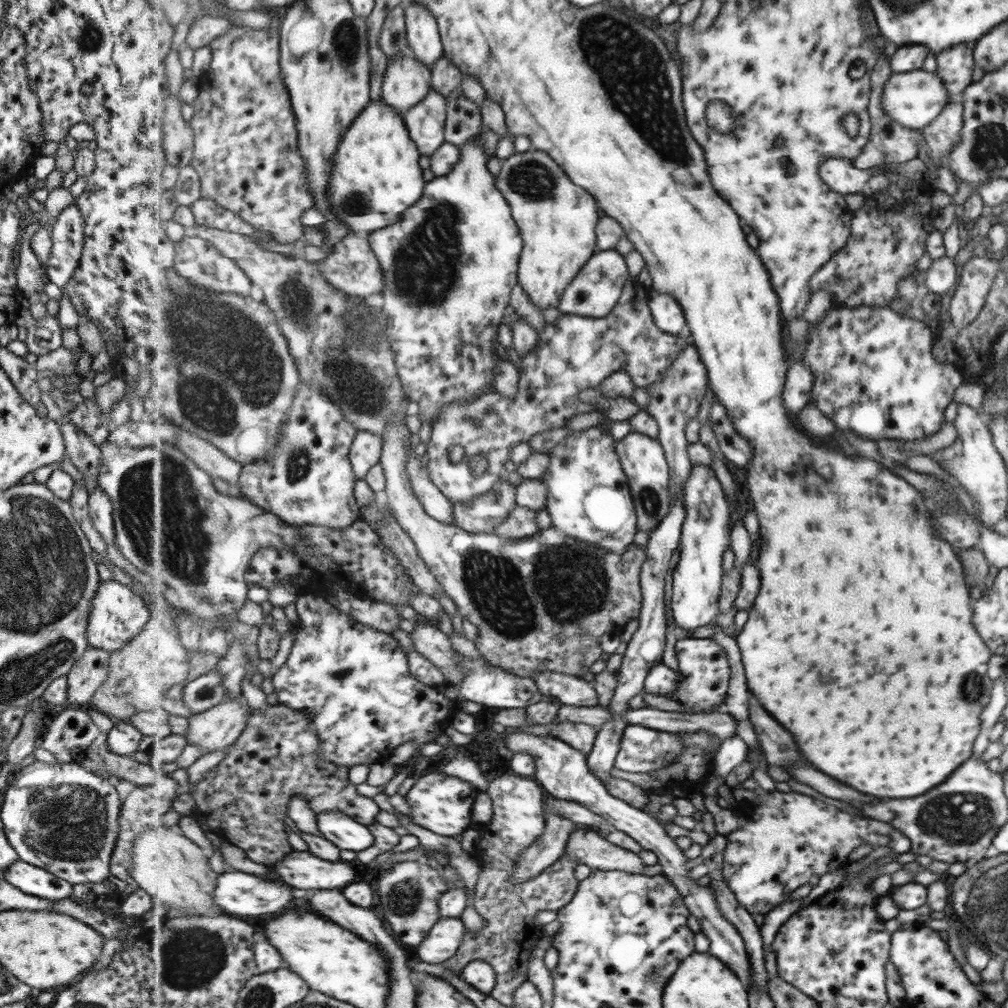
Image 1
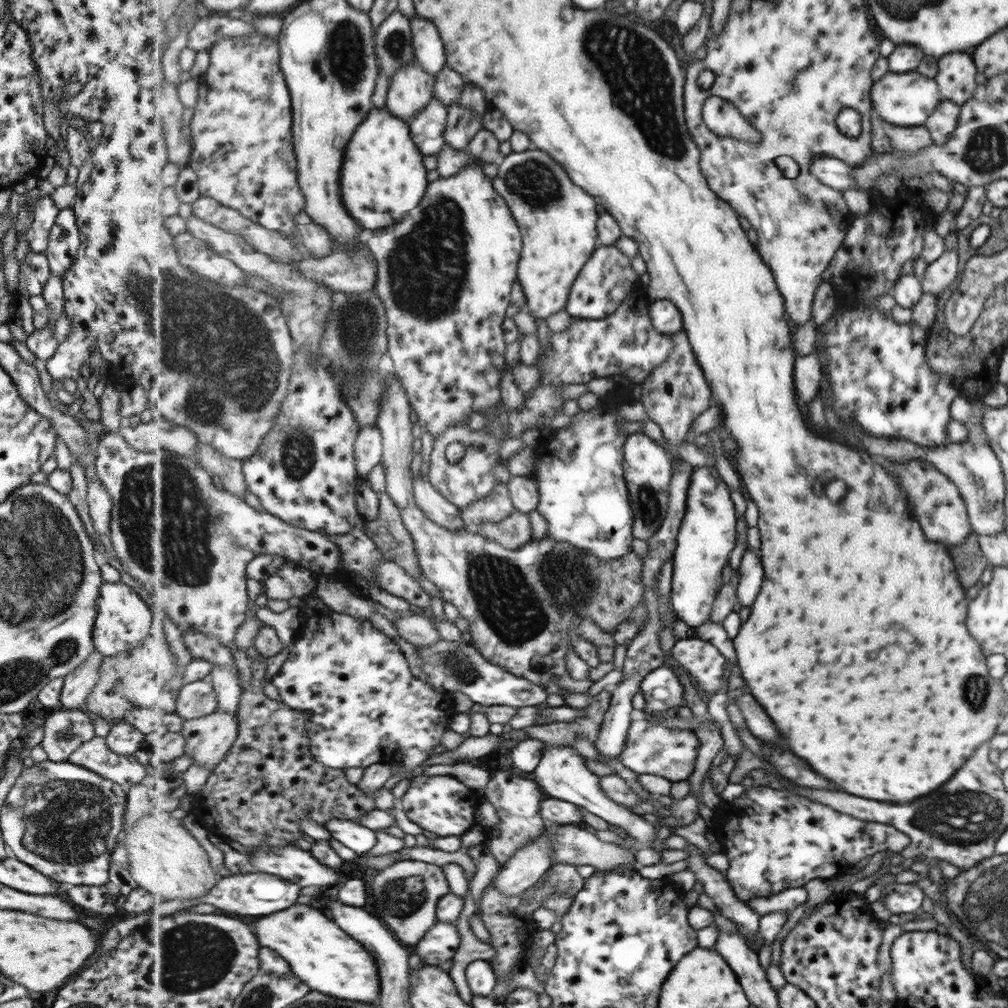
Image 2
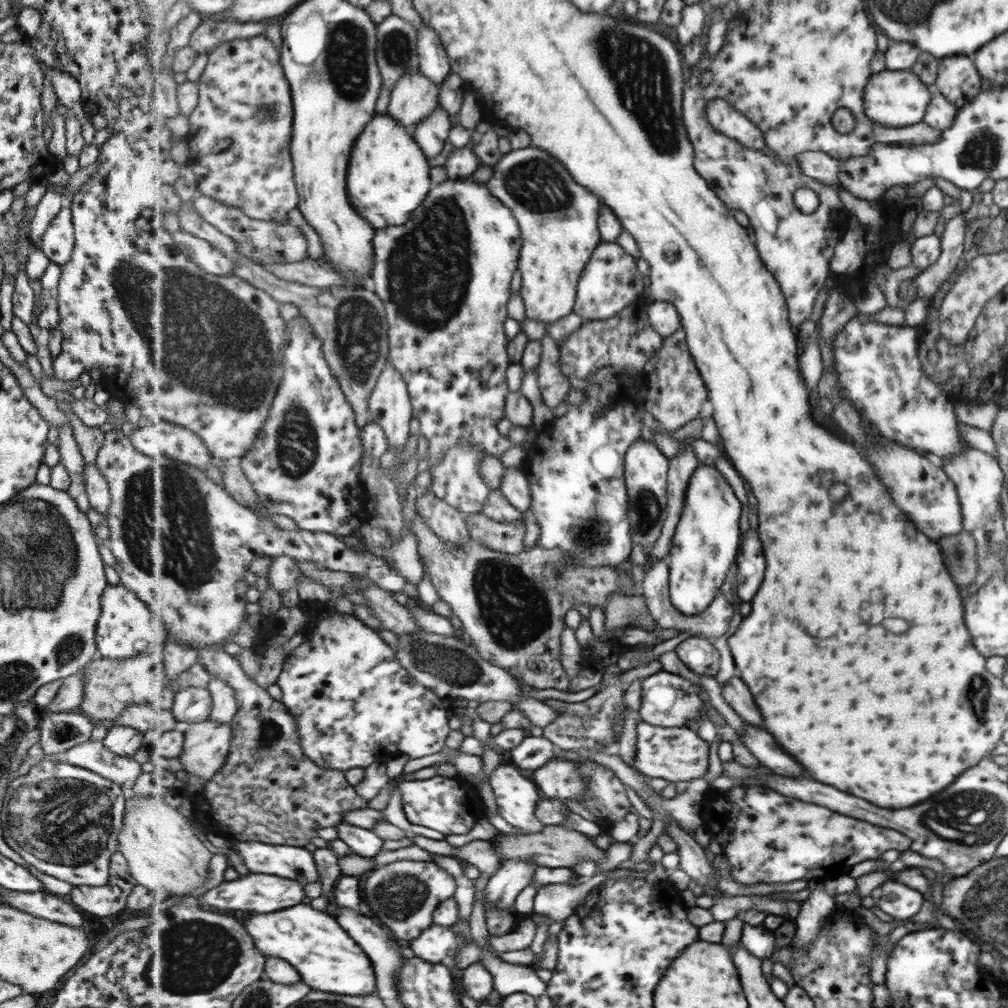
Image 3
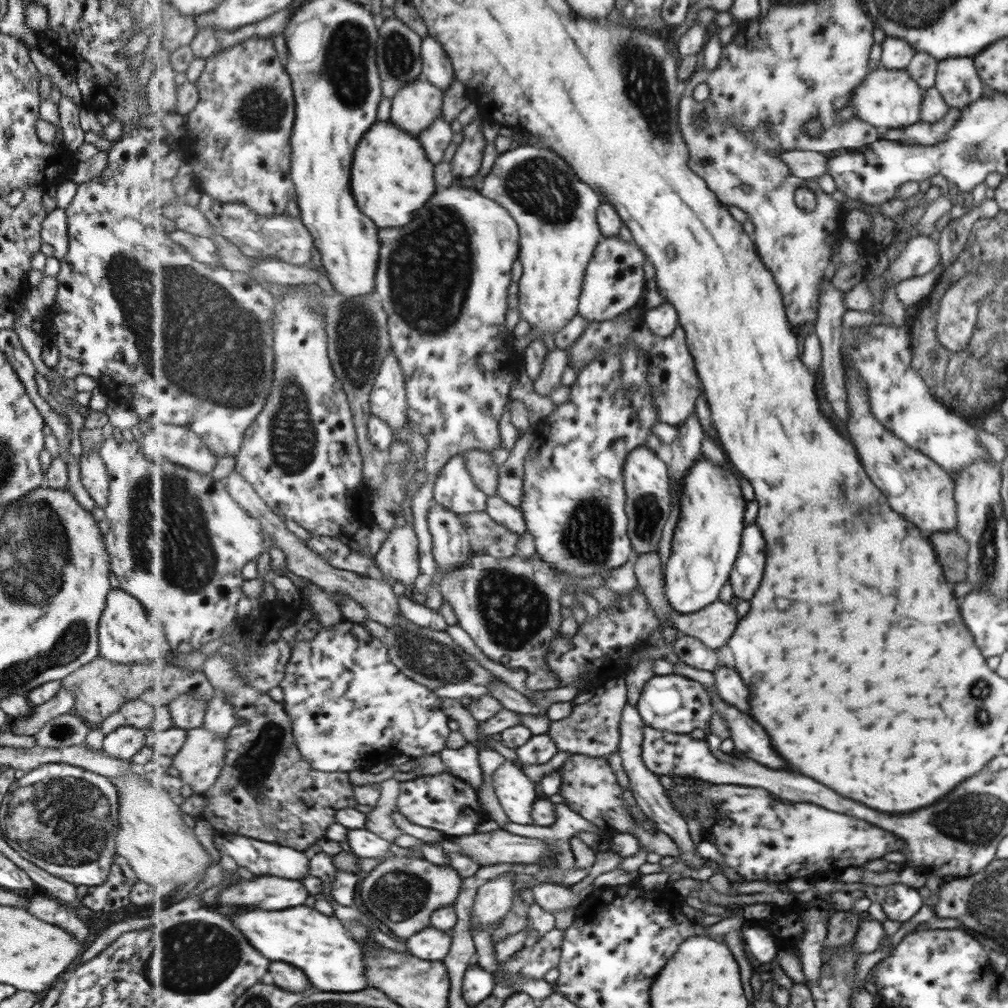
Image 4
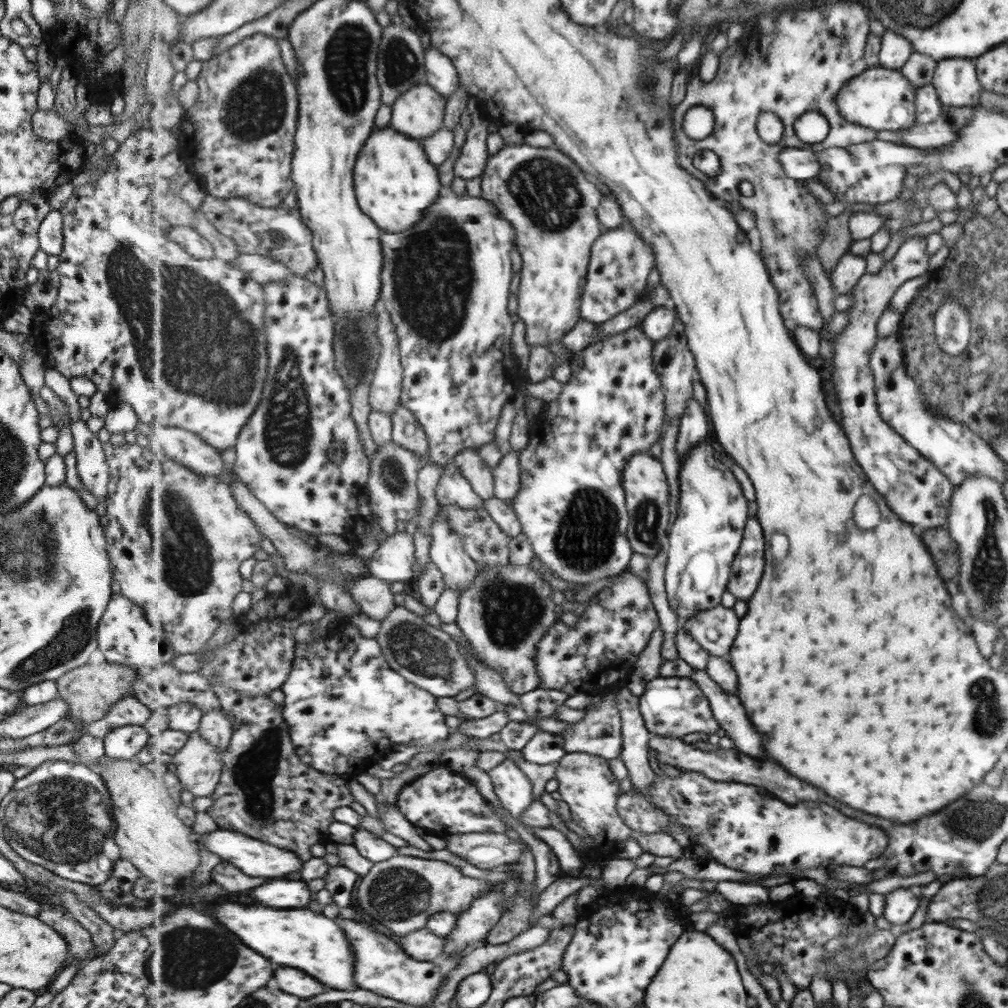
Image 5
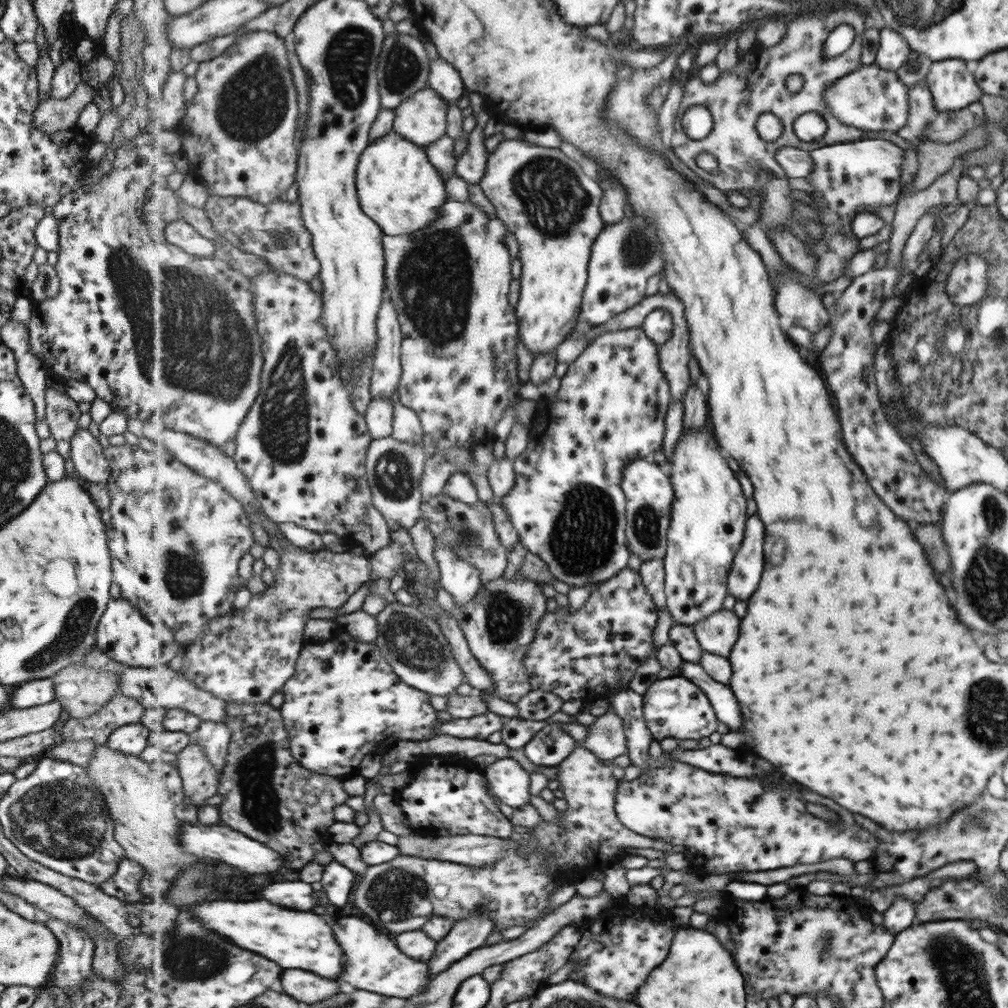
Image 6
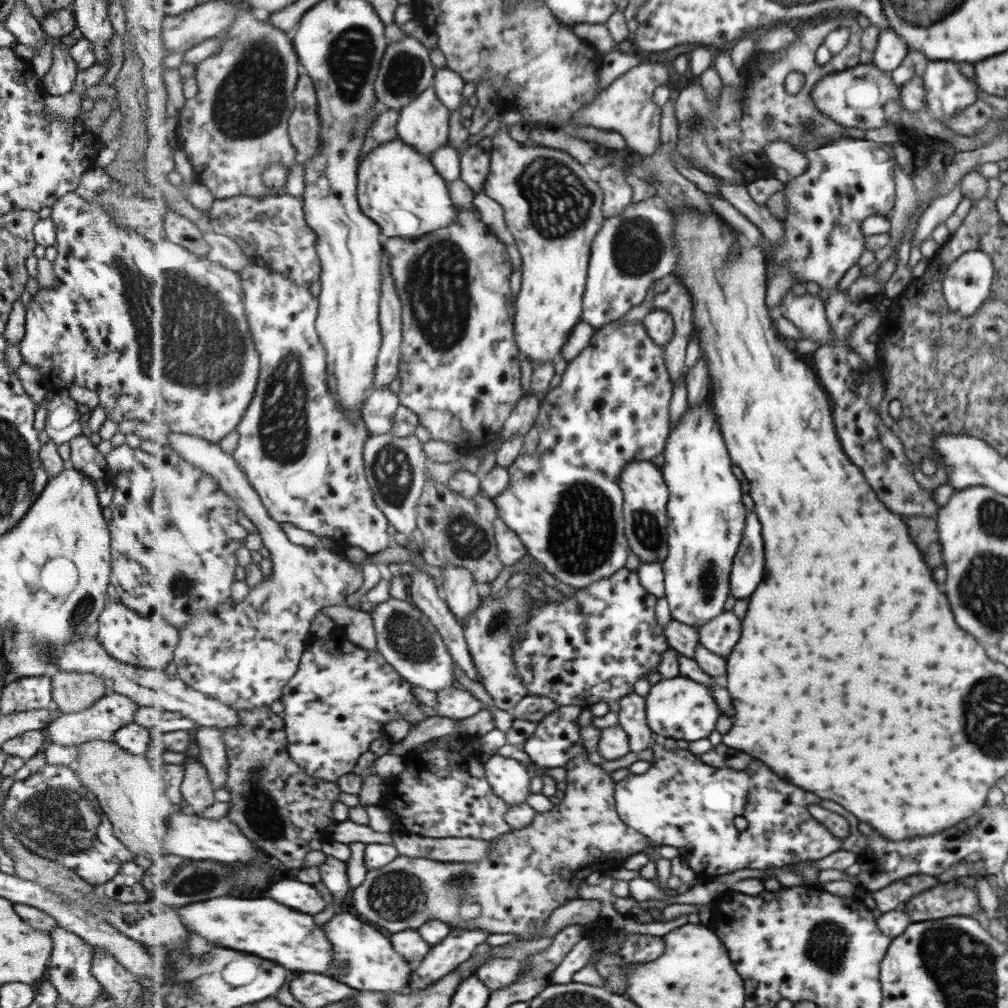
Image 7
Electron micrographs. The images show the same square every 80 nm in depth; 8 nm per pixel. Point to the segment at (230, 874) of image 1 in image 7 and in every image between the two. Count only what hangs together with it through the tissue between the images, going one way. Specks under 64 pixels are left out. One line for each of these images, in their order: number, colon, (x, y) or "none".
2: (255, 894)
3: (255, 893)
4: (270, 892)
5: (282, 893)
6: (297, 895)
7: (301, 896)

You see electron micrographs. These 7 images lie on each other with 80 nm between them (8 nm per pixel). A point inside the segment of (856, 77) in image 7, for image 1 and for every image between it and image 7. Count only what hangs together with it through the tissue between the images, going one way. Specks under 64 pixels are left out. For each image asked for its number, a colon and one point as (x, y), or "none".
1: (914, 99)
2: (906, 99)
3: (898, 98)
4: (887, 99)
5: (879, 99)
6: (870, 98)

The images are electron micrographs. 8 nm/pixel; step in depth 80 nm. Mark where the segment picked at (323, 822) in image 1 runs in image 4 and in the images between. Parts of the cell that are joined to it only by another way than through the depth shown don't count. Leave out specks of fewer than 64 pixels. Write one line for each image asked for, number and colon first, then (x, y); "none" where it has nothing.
2: (360, 839)
3: (365, 843)
4: (363, 843)

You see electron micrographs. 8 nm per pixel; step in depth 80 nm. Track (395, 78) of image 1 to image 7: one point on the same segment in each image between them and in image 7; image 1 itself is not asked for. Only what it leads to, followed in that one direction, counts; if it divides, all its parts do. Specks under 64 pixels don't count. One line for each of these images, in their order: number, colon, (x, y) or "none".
2: (412, 88)
3: (415, 97)
4: (417, 106)
5: (419, 113)
6: (423, 119)
7: (425, 124)

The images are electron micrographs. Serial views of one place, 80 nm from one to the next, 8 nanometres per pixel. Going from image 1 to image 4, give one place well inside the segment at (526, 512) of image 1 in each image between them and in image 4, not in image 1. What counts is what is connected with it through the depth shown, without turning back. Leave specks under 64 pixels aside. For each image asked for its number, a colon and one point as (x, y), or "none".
2: (513, 532)
3: (508, 537)
4: (487, 536)

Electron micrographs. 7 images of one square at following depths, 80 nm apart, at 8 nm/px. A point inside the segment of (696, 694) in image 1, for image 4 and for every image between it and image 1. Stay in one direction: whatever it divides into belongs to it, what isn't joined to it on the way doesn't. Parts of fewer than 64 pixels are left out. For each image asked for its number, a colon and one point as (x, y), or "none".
2: (705, 662)
3: (699, 655)
4: (693, 652)

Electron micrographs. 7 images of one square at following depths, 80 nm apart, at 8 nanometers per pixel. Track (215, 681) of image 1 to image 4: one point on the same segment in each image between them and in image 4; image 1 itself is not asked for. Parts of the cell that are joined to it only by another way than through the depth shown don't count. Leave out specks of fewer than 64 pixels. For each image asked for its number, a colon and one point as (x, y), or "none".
2: (197, 699)
3: (195, 704)
4: (188, 711)

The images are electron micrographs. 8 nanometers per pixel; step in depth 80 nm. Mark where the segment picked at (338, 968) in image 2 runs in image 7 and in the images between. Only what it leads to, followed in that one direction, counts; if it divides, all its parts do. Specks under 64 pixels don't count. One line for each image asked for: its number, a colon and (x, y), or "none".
3: (329, 960)
4: (304, 937)
5: (303, 939)
6: (294, 939)
7: (264, 927)

